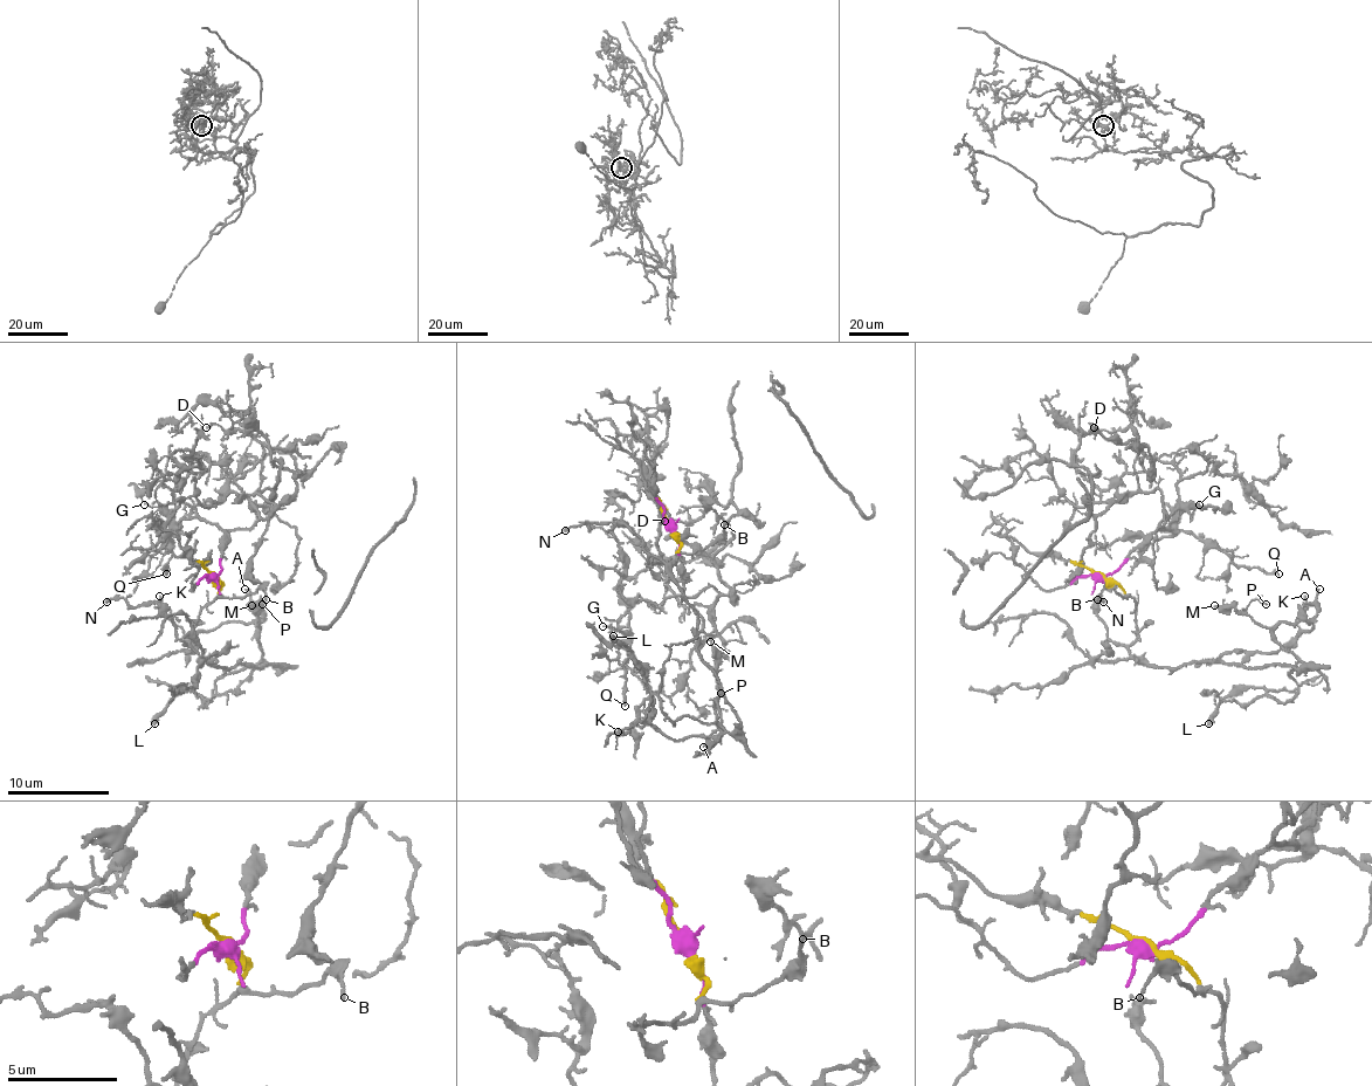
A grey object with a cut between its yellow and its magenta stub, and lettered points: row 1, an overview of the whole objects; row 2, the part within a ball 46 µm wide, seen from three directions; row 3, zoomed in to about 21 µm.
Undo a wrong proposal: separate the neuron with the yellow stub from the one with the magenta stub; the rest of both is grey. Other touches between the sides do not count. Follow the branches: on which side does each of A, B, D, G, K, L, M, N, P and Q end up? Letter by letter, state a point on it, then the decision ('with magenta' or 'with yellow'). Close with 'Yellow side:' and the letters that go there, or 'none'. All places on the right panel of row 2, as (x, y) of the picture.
A: at (1319, 589); with yellow
B: at (1097, 599); with yellow
D: at (1094, 427); with magenta
G: at (1199, 504); with magenta
K: at (1304, 596); with yellow
L: at (1208, 723); with yellow
M: at (1214, 605); with yellow
N: at (1103, 602); with yellow
P: at (1266, 604); with yellow
Q: at (1279, 574); with magenta
Yellow side: A, B, K, L, M, N, P

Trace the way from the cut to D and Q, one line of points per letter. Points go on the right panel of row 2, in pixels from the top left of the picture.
D: (1100, 575), (1170, 529), (1155, 488), (1089, 508), (1091, 475), (1074, 460), (1076, 430), (1094, 427)
Q: (1100, 575), (1115, 572), (1132, 551), (1178, 519), (1172, 519), (1180, 529), (1211, 538), (1239, 566), (1280, 575)

